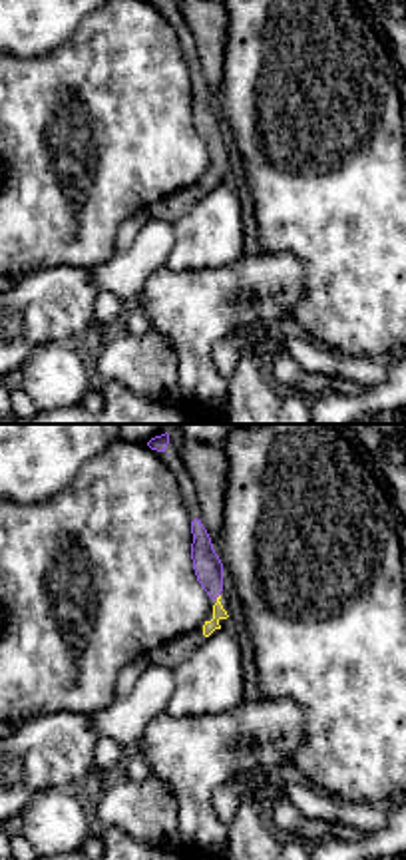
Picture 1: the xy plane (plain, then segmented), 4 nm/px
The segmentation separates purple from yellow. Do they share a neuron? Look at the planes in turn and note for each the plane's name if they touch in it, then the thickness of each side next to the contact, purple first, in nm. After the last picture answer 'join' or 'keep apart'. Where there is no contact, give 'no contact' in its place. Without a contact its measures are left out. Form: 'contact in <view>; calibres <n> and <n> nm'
contact in xy; calibres 120 and 50 nm

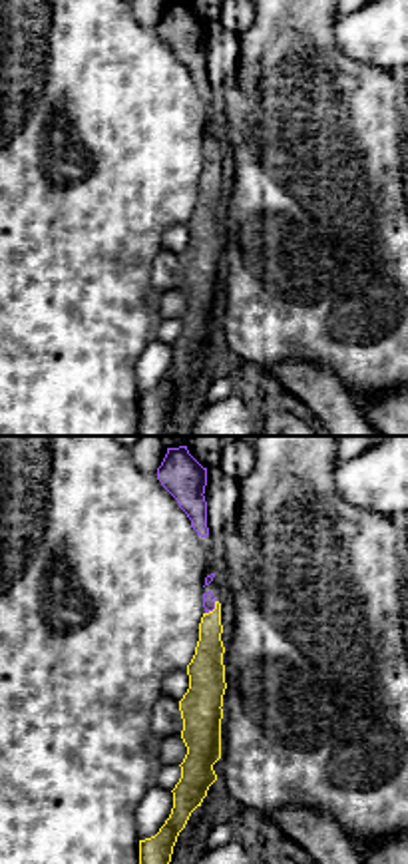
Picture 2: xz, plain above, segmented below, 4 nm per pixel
contact in xz; calibres 50 and 140 nm

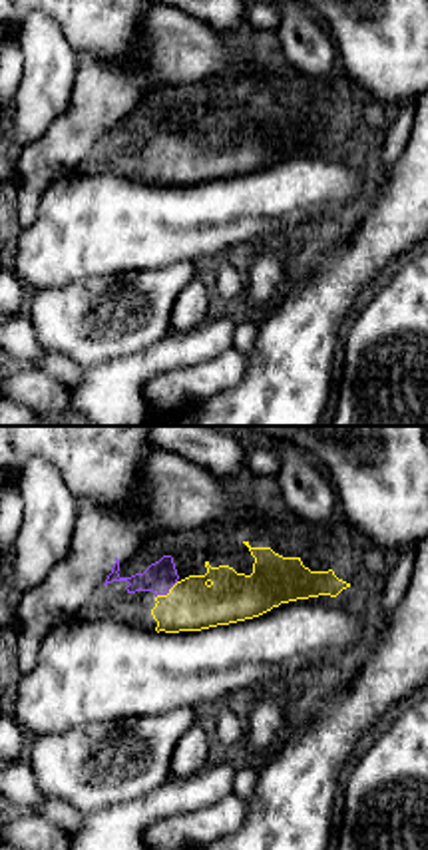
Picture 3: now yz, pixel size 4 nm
contact in yz; calibres 120 and 200 nm

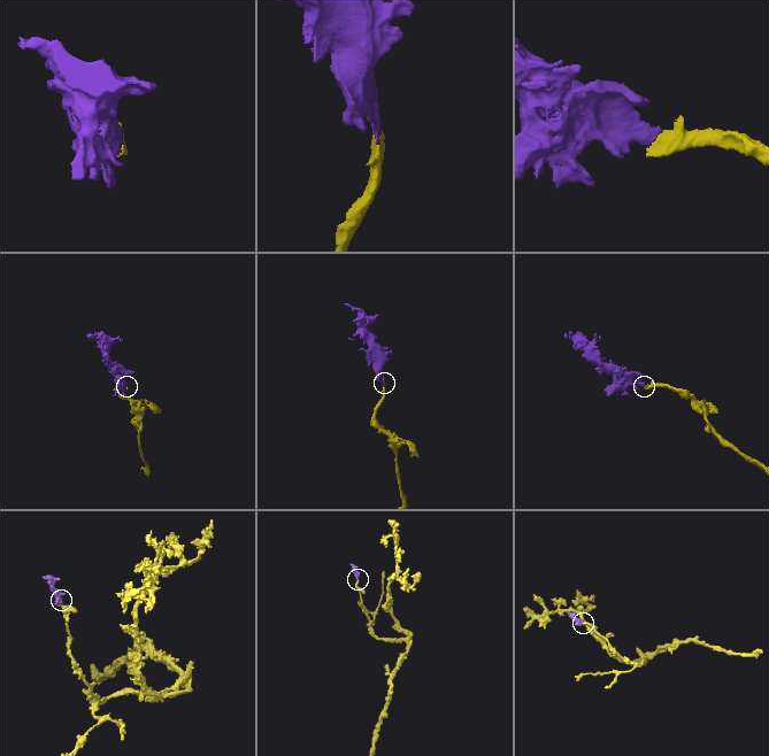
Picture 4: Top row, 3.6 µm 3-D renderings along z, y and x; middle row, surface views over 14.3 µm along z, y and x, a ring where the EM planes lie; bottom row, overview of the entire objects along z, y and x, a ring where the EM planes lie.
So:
join

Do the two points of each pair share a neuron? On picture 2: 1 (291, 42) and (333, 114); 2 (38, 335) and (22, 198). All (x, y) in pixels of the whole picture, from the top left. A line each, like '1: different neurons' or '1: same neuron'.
1: same neuron
2: same neuron

